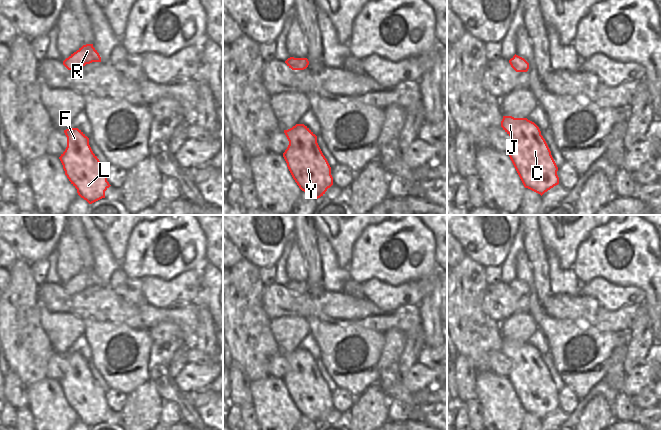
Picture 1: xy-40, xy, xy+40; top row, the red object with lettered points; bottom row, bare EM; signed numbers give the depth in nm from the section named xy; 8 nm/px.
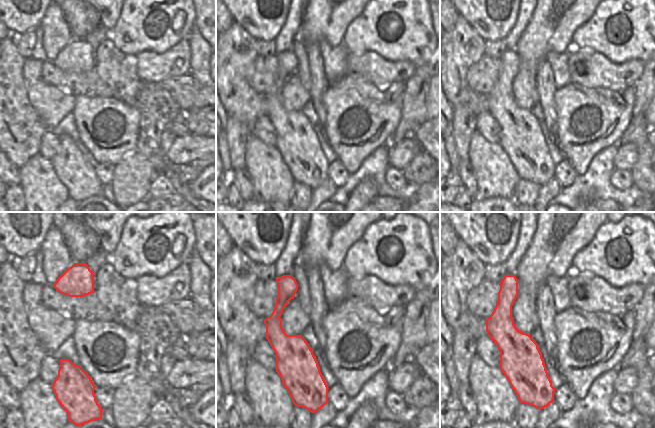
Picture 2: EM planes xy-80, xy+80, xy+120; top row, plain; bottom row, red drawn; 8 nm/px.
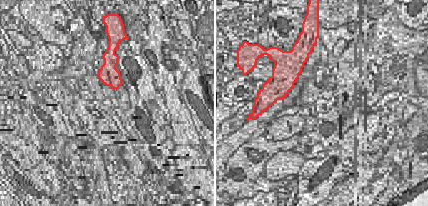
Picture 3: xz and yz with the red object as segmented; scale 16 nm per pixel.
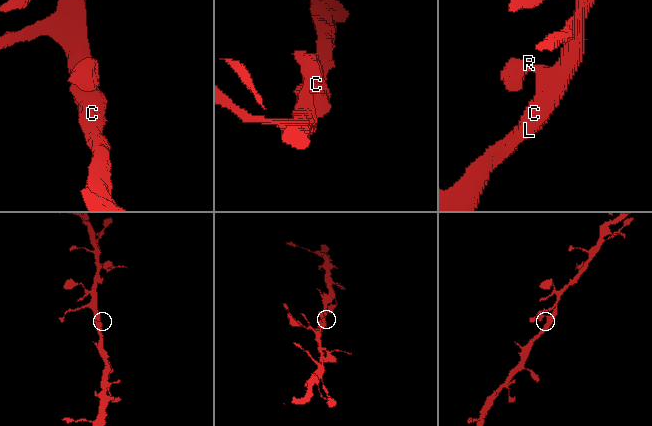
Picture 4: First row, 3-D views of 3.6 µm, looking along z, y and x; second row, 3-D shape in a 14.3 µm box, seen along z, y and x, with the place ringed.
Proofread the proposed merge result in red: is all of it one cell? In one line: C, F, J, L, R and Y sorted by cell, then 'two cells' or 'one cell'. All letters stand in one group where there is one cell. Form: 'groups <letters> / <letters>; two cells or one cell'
groups C F J L R Y; one cell

